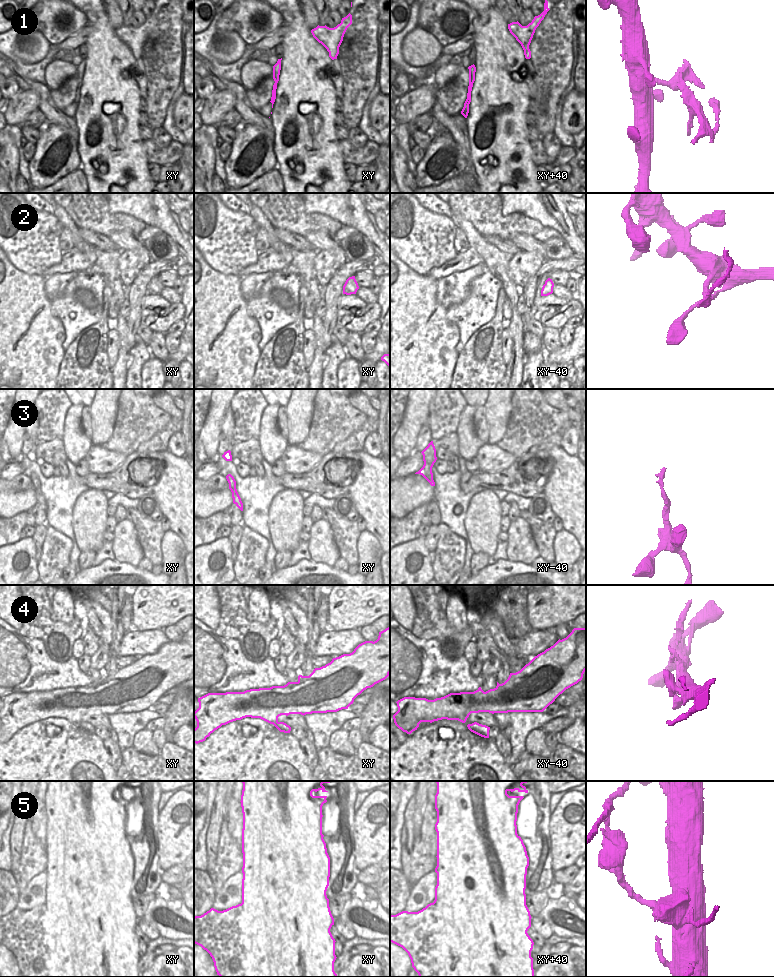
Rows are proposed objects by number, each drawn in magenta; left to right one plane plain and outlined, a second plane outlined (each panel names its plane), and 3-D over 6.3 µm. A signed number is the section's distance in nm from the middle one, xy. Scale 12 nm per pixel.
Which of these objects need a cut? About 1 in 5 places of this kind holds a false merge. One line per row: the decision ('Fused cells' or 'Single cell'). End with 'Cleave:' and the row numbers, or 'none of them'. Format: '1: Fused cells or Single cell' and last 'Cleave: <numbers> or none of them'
1: Fused cells
2: Fused cells
3: Single cell
4: Single cell
5: Fused cells
Cleave: 1, 2, 5

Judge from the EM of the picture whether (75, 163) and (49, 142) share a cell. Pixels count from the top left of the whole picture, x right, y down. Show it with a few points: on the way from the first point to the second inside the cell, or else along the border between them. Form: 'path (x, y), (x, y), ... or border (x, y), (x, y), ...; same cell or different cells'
path (73, 151), (71, 136), (65, 133), (61, 136); same cell

